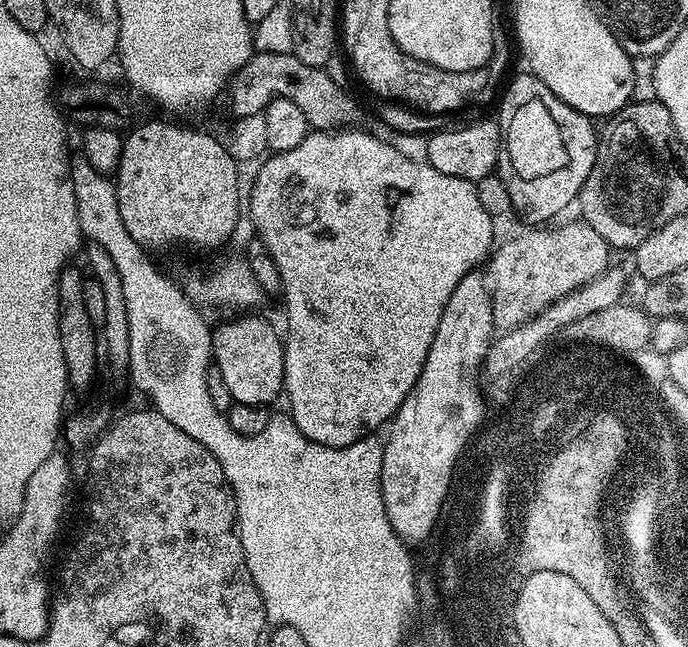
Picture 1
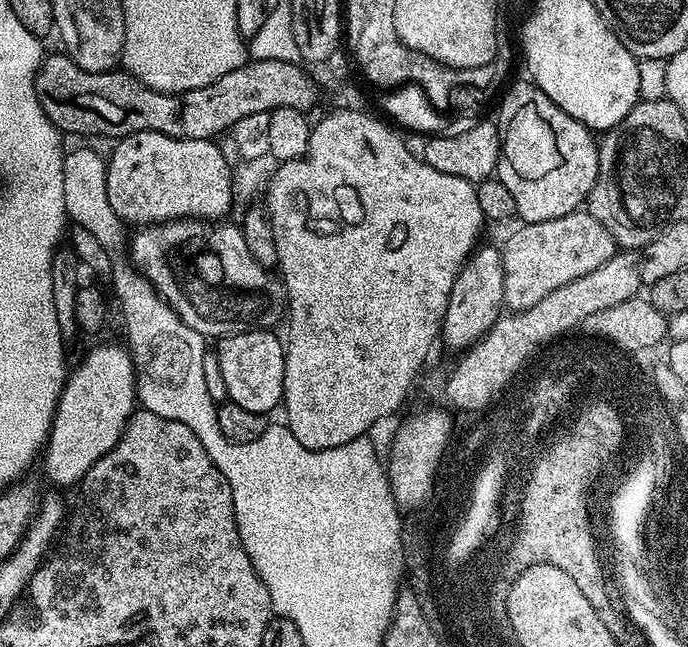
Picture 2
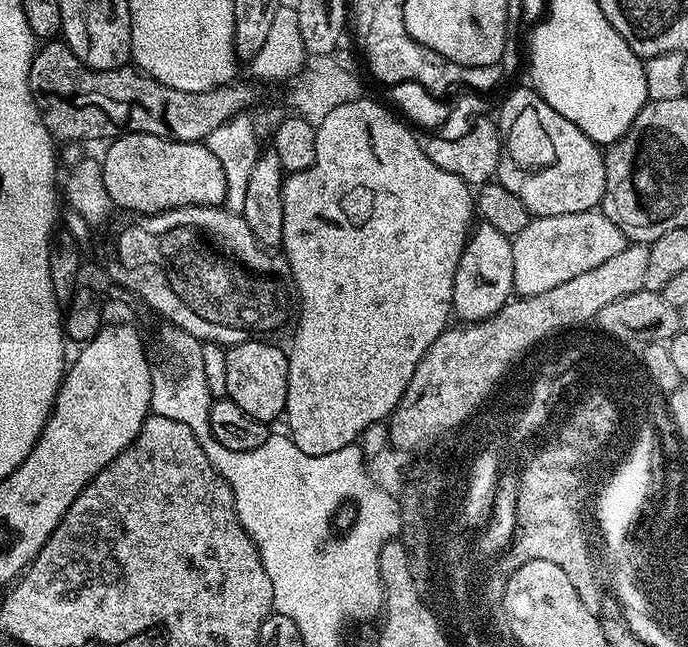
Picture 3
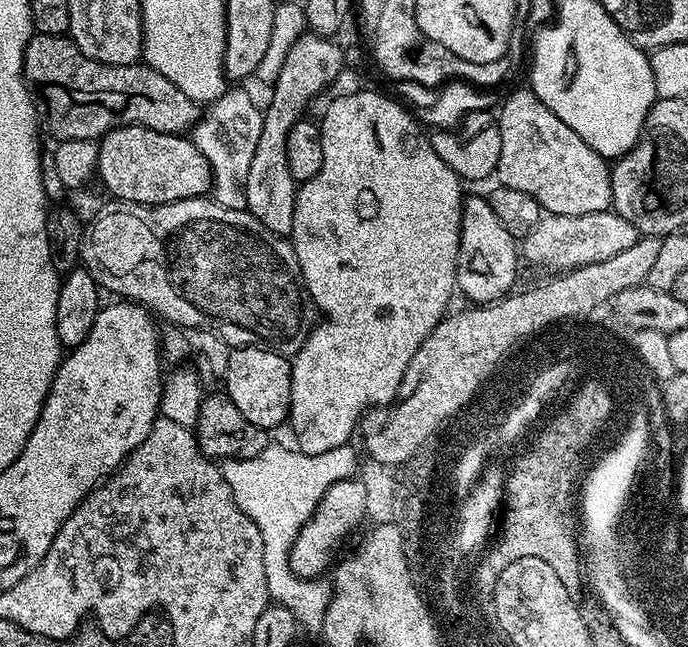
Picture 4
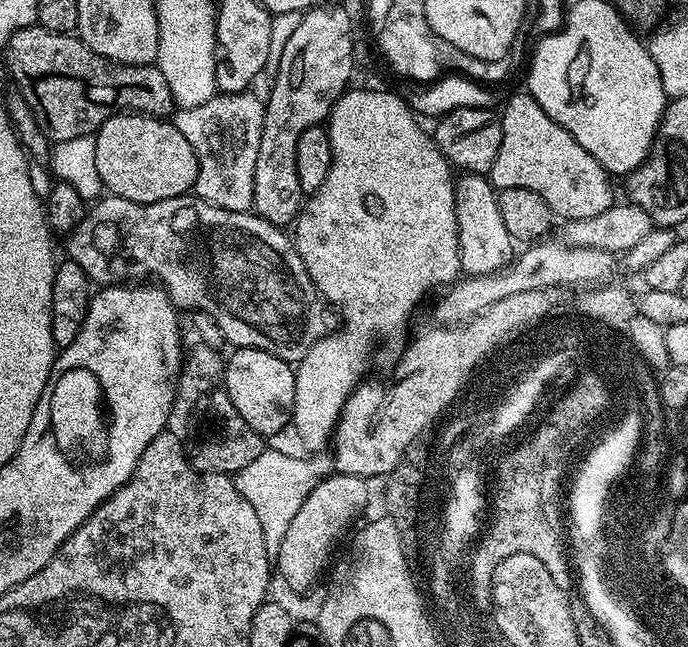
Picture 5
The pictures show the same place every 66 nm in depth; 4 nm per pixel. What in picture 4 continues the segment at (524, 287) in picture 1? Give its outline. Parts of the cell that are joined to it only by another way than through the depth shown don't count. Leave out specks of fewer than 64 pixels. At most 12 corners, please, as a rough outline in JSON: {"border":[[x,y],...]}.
{"border":[[614,210],[541,215],[522,240],[536,268],[564,274],[638,239]]}

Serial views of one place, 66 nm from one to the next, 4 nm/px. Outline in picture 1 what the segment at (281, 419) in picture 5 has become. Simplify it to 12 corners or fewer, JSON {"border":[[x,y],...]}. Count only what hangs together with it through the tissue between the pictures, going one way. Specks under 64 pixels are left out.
{"border":[[260,314],[217,323],[212,359],[235,403],[284,387],[284,340]]}

